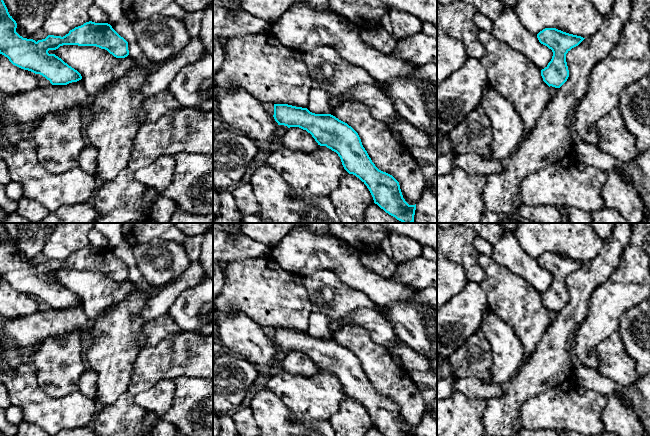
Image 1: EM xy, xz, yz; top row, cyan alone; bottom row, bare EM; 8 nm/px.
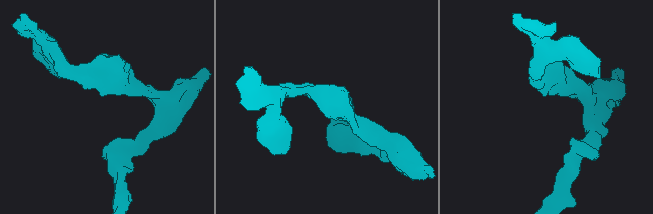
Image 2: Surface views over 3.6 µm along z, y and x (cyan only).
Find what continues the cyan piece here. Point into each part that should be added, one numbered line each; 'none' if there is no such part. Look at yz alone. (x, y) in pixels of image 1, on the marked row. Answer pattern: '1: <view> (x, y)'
none

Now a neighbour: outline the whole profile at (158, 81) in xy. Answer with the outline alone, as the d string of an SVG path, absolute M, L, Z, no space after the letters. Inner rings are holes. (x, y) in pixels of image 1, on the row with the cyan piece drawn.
M199 37L191 38L189 43L177 55L166 61L144 81L141 93L145 99L167 90L181 69L198 61L206 53L208 51L201 39Z

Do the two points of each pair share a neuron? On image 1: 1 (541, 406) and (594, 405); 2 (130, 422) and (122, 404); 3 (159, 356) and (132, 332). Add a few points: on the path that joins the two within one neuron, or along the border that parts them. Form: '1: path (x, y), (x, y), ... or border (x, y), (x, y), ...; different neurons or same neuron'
1: path (554, 406), (581, 406); same neuron
2: path (126, 418), (124, 416), (124, 408); same neuron
3: border (146, 346), (140, 350), (132, 366); different neurons

